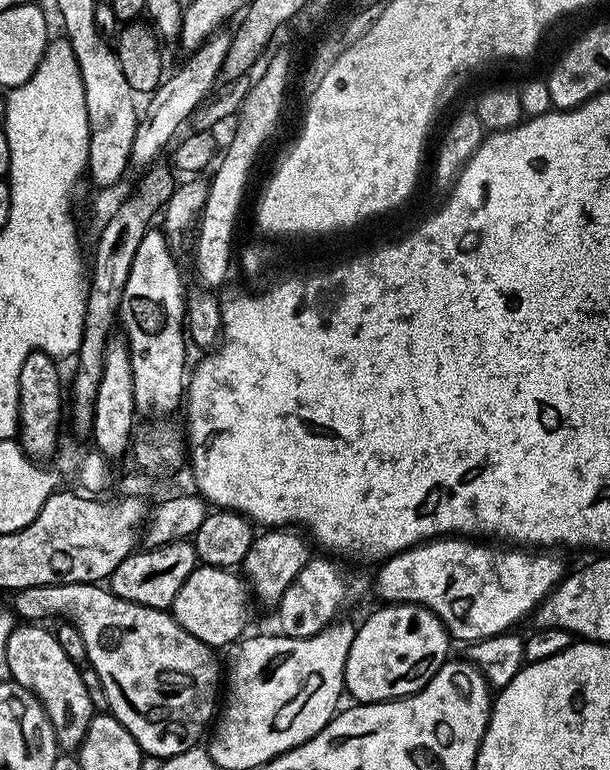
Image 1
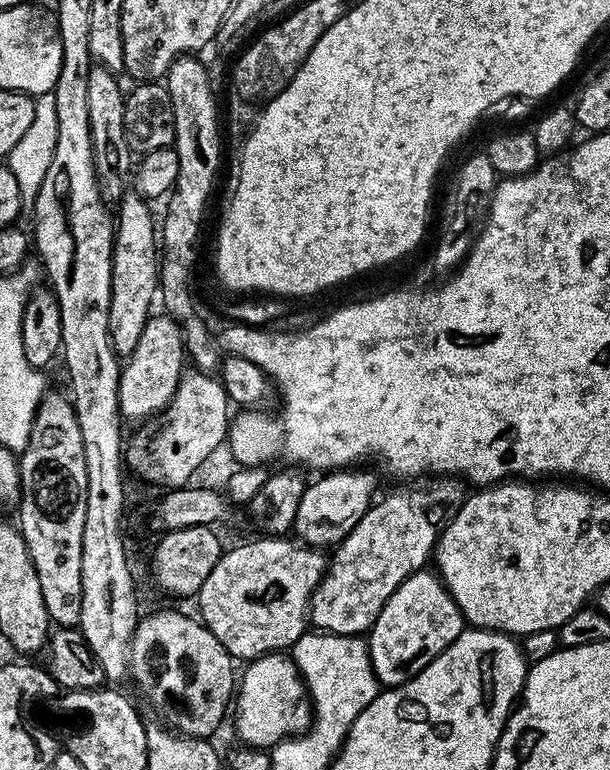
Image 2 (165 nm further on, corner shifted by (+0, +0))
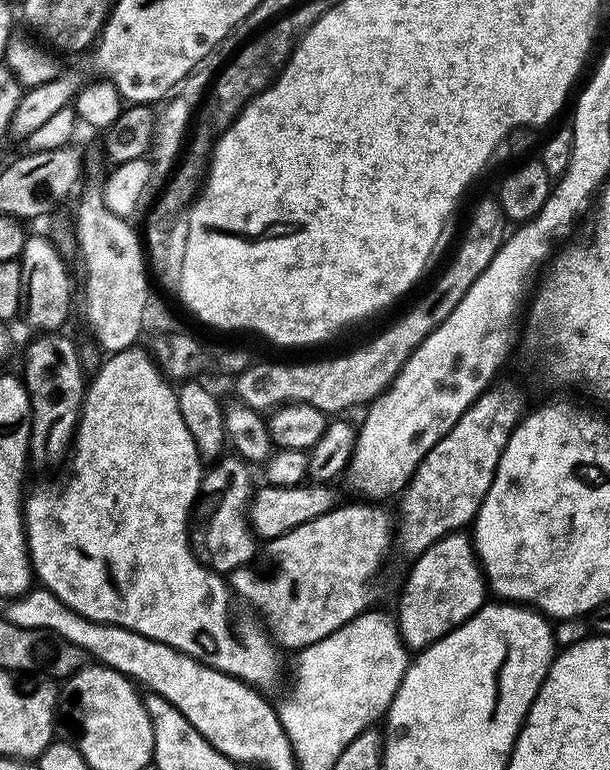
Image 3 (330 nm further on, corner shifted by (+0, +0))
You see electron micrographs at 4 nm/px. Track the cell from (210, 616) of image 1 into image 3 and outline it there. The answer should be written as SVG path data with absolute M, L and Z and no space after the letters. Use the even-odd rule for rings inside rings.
M355 502L356 504L348 504L331 508L326 514L322 514L318 518L314 518L310 522L306 522L302 526L298 526L294 530L290 530L286 534L282 534L276 540L271 541L267 545L268 552L272 555L272 560L280 569L273 576L255 576L251 571L251 567L245 566L236 568L230 574L230 587L237 597L245 605L251 606L257 617L262 621L265 628L268 629L273 640L281 649L299 650L310 646L314 642L322 642L322 638L326 638L330 634L334 634L334 630L338 630L342 626L346 626L346 622L350 622L354 617L361 616L363 612L369 611L373 607L372 604L372 579L380 572L380 567L384 564L384 559L388 556L388 547L394 544L394 516L384 509L384 506L377 506L372 502Z

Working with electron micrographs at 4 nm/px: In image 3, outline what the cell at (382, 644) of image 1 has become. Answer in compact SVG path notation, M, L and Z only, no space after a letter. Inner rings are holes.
M463 531L450 532L420 556L415 557L408 581L400 592L400 609L394 619L400 625L404 647L423 650L450 634L462 622L466 622L486 603L486 581L472 547L471 535Z

